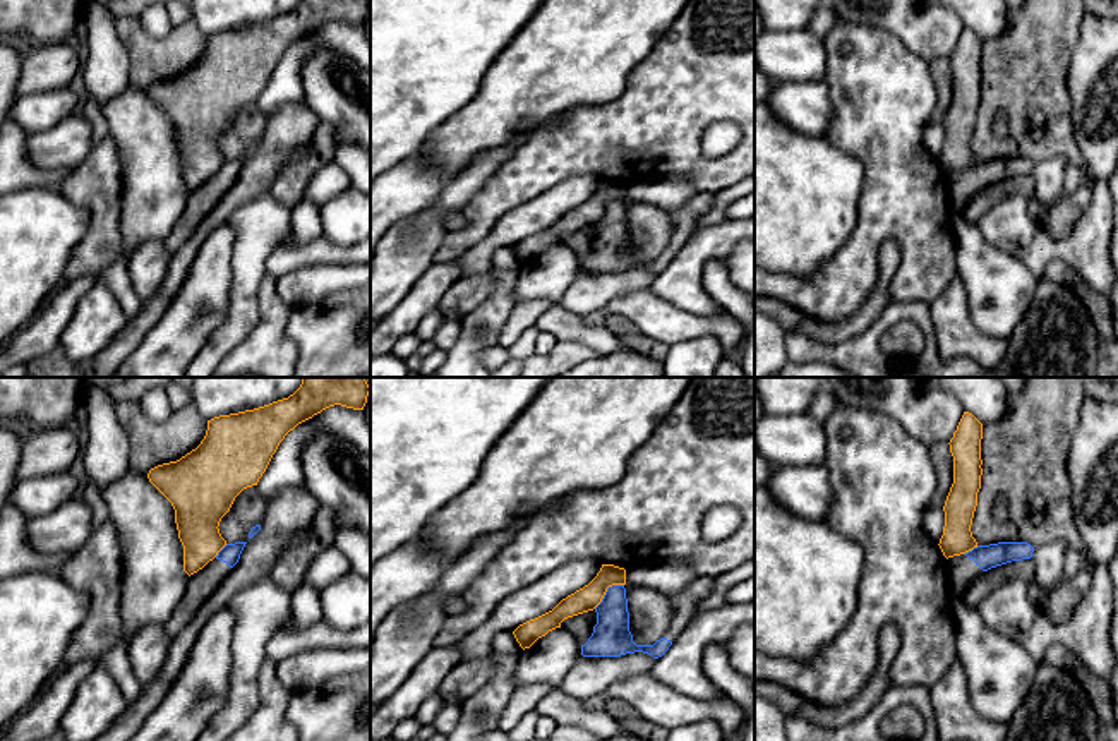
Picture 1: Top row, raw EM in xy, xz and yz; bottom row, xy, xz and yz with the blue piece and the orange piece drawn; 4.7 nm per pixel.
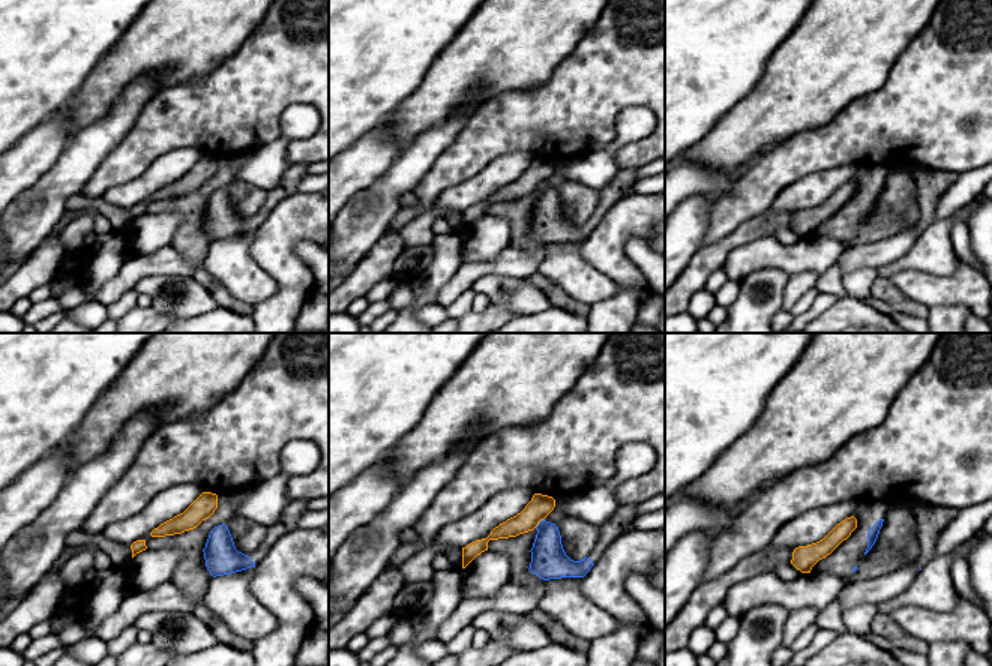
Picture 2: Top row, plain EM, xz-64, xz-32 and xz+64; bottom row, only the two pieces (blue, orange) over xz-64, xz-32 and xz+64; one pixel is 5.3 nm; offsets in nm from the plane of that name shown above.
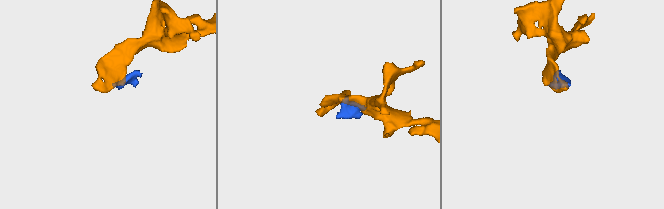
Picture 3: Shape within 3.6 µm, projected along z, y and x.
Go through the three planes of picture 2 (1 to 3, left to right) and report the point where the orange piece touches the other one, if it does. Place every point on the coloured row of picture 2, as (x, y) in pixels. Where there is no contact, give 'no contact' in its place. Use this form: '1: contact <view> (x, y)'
1: no contact
2: contact xz-32 (539, 522)
3: no contact

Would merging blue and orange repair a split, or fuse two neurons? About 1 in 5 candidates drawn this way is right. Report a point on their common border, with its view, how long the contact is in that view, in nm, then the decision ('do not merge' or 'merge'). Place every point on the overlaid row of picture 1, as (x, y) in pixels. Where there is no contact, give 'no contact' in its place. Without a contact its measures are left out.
xz (607, 590) | 180 nm | do not merge

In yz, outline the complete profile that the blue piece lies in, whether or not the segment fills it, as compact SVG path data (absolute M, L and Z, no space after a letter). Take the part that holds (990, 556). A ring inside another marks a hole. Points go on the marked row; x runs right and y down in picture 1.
M998 542L977 545L972 551L948 557L950 587L953 599L962 599L969 585L991 568L1031 559L1034 547L1027 542Z

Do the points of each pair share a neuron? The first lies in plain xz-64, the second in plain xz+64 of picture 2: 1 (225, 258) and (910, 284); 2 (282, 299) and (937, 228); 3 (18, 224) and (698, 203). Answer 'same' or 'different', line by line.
1: same
2: same
3: same

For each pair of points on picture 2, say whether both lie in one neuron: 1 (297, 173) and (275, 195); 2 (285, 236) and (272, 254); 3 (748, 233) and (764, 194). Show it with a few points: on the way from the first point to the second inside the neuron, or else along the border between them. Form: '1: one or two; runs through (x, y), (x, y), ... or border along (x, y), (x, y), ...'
1: one; runs through (291, 179), (285, 189), (281, 191)
2: one; runs through (281, 240), (273, 249)
3: two; border along (769, 209), (742, 222), (725, 237)

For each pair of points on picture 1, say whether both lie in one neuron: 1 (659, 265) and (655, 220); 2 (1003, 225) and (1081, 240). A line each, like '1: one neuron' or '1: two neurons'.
1: two neurons
2: one neuron

